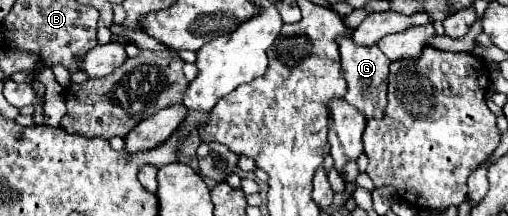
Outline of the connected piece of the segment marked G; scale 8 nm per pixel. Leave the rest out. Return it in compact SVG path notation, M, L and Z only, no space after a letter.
M350 30L348 36L338 38L340 46L340 56L342 56L342 72L348 82L348 92L346 92L346 102L350 102L354 108L358 108L366 120L370 118L382 118L384 108L386 108L386 88L388 88L388 66L390 60L382 54L378 46L358 46L352 42Z

